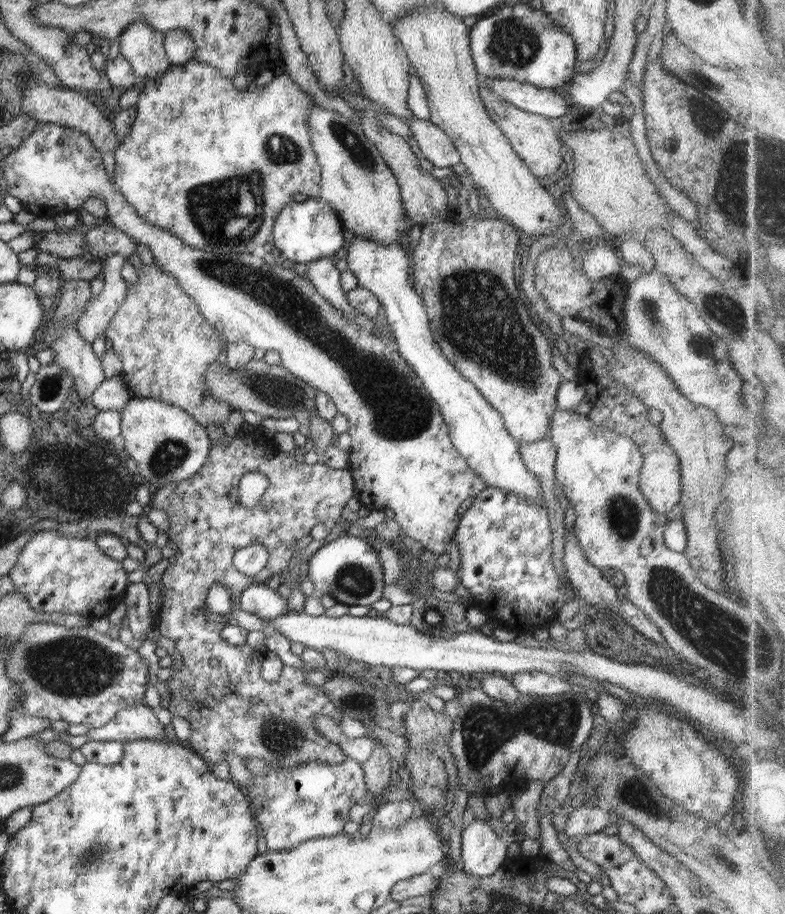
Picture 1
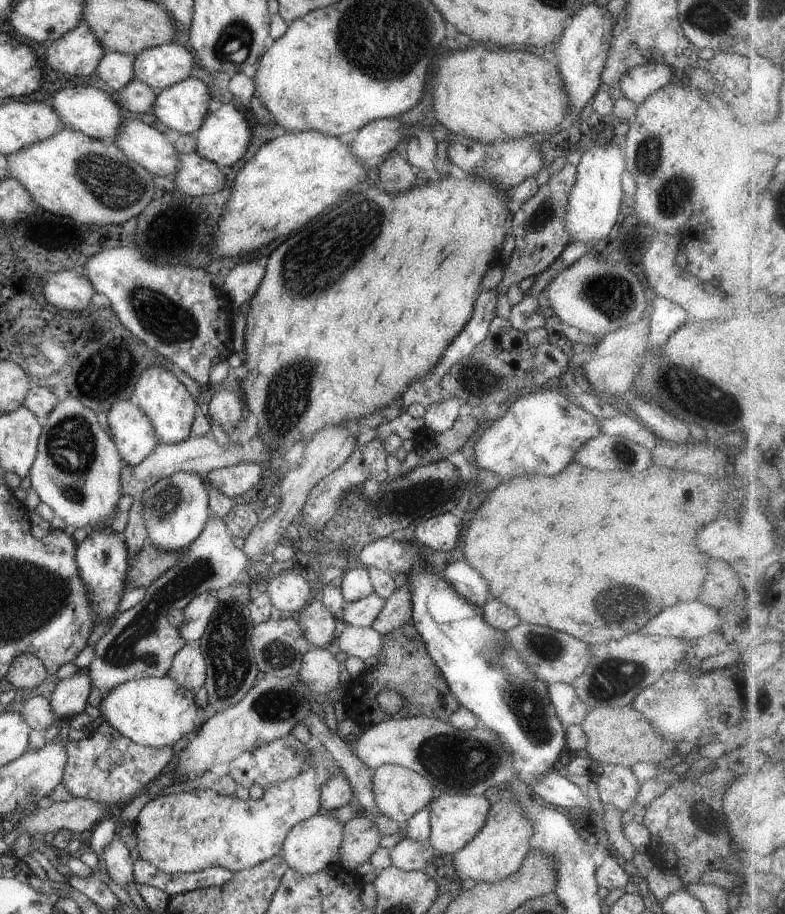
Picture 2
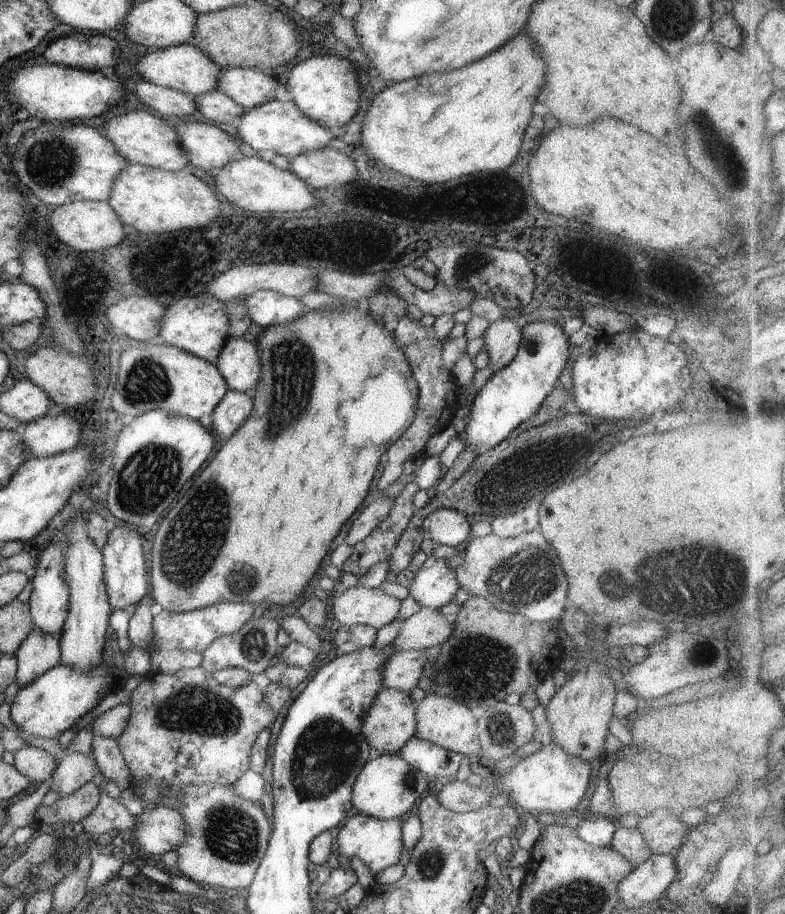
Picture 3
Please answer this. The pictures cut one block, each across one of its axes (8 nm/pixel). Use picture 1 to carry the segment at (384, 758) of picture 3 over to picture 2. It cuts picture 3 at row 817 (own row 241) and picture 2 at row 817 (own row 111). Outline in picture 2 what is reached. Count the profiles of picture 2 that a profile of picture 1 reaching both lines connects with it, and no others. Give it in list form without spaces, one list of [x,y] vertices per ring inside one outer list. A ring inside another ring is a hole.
[[[320,810],[314,816],[298,822],[286,835],[281,856],[292,870],[300,874],[314,874],[340,862],[340,846],[344,840],[344,822]]]

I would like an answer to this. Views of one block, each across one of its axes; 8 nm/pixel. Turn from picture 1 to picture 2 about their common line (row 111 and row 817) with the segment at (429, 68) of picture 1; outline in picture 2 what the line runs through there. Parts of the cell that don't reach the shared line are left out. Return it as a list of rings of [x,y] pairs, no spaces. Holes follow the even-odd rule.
[[[448,792],[433,798],[428,807],[431,822],[431,833],[428,839],[434,848],[434,854],[444,855],[462,850],[484,828],[491,805],[484,795],[450,794]]]

